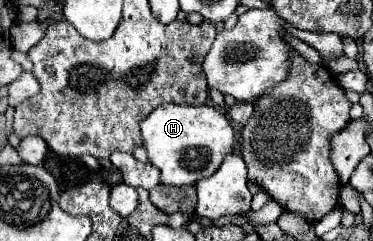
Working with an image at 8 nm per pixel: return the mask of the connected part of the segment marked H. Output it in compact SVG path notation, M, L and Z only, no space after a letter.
M164 103L156 107L140 127L150 163L162 171L160 181L174 187L194 185L196 181L210 177L236 145L236 133L228 117L210 105Z

